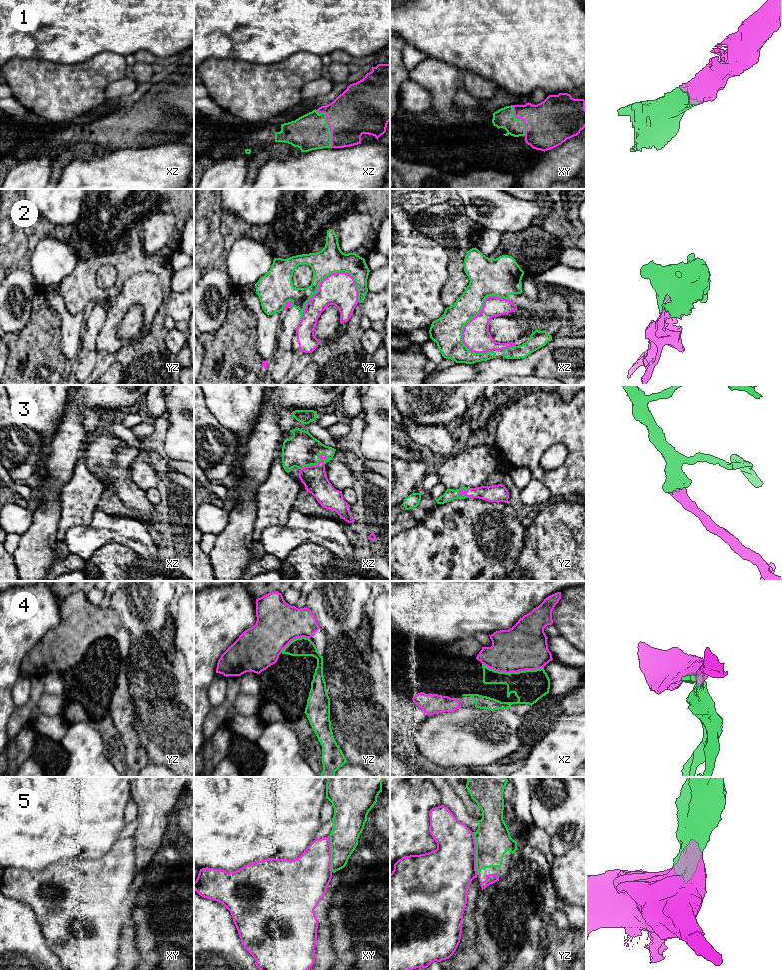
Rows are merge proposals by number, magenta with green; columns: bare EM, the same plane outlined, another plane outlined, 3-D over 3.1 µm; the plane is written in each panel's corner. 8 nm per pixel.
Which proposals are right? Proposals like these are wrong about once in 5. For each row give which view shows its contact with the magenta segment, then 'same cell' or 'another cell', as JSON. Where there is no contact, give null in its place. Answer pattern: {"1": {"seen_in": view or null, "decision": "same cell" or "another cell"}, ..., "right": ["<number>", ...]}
{"1": {"seen_in": "xz", "decision": "same cell"}, "2": {"seen_in": "xz", "decision": "another cell"}, "3": {"seen_in": "xz", "decision": "same cell"}, "4": {"seen_in": "xz", "decision": "same cell"}, "5": {"seen_in": "yz", "decision": "same cell"}, "right": ["1", "3", "4", "5"]}

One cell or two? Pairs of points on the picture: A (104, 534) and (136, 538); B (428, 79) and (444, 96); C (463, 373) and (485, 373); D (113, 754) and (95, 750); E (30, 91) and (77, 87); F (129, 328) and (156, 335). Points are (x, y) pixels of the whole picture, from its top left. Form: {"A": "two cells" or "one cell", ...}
{"A": "one cell", "B": "one cell", "C": "two cells", "D": "two cells", "E": "one cell", "F": "two cells"}

